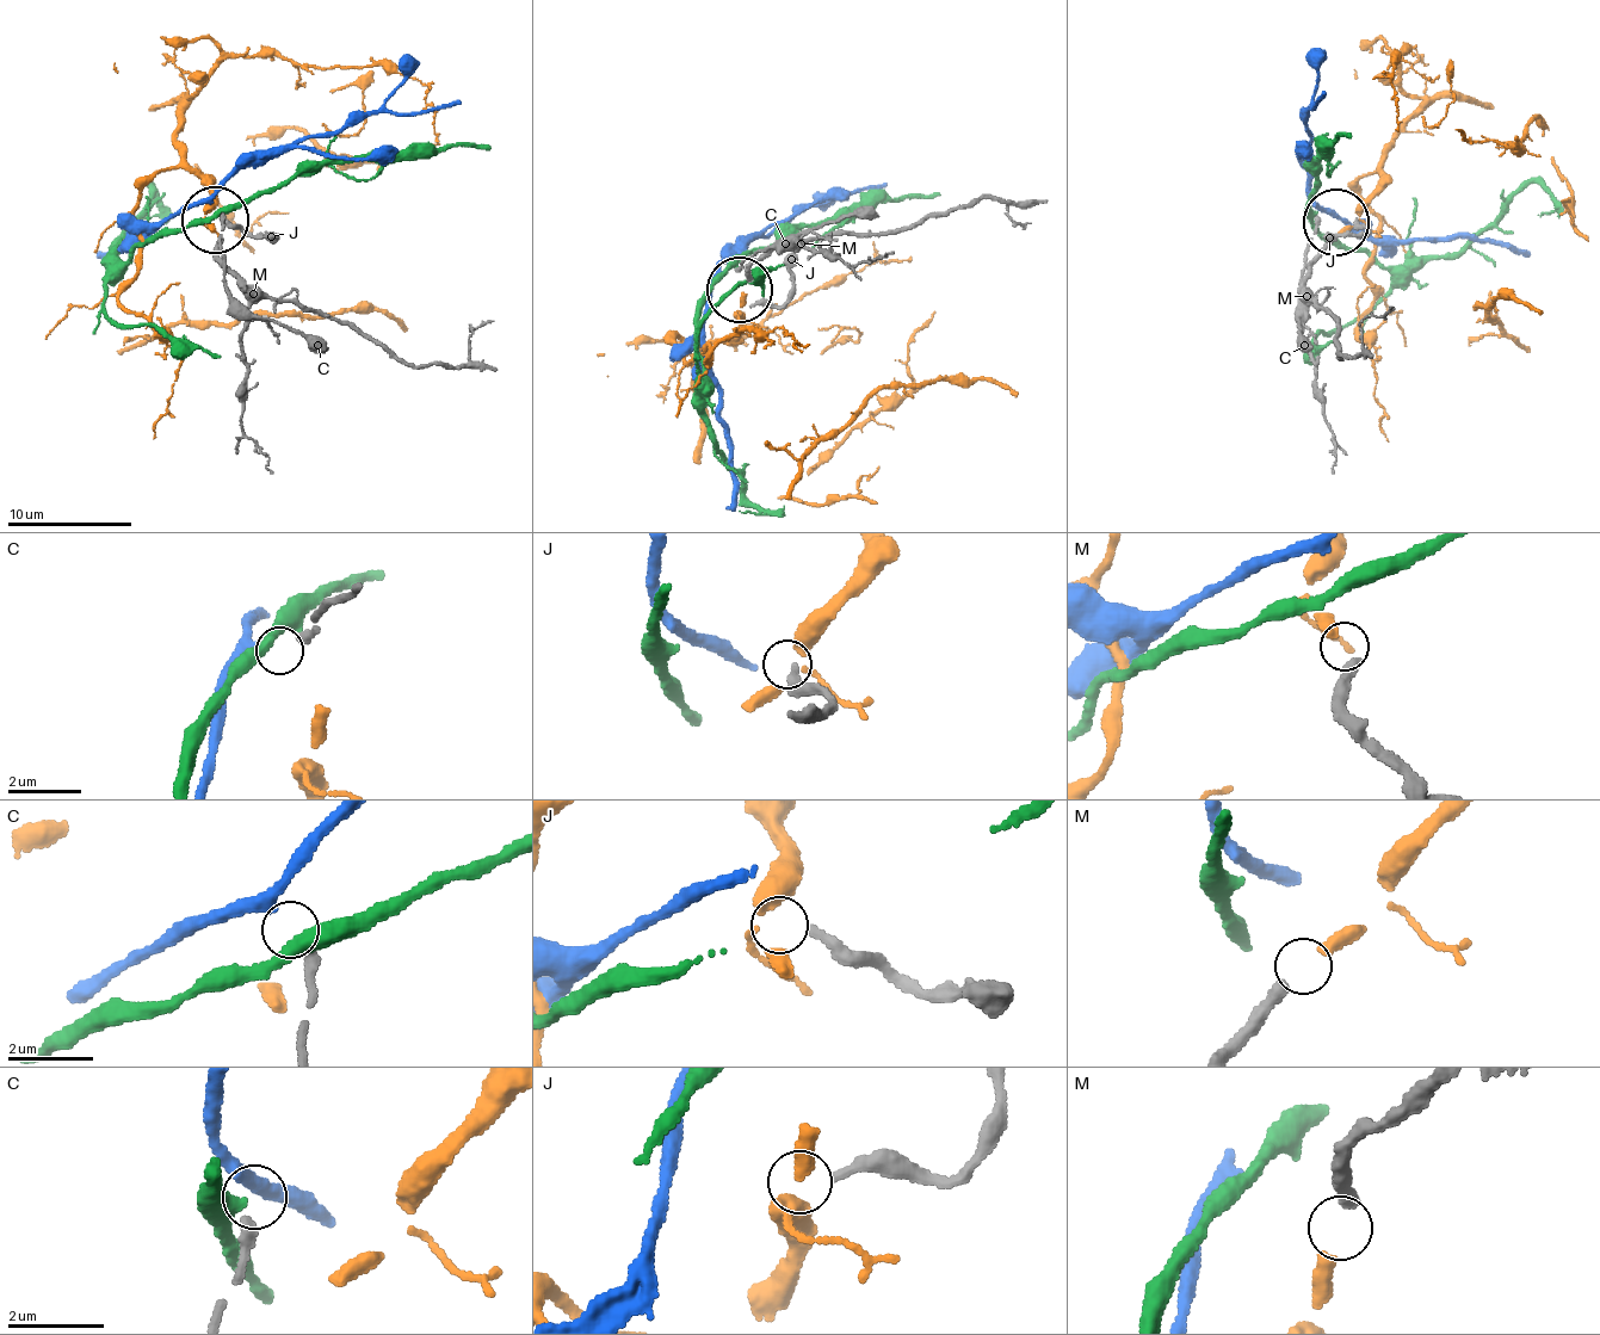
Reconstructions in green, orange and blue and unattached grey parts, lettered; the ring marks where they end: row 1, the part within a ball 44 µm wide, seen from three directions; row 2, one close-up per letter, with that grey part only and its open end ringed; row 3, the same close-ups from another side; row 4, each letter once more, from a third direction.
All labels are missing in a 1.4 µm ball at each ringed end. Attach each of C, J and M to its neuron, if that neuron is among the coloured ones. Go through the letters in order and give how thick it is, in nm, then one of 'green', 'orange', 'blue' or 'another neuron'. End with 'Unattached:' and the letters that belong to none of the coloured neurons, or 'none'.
C: 240 nm thick; blue
J: 240 nm thick; another neuron
M: 320 nm thick; orange
Unattached: J

